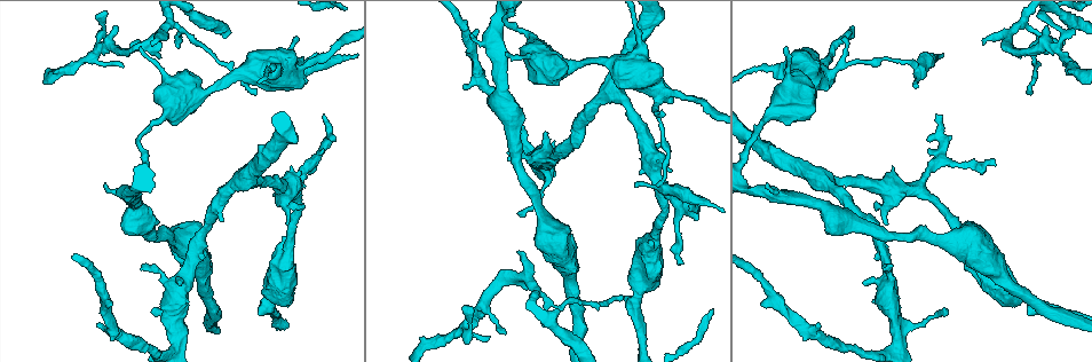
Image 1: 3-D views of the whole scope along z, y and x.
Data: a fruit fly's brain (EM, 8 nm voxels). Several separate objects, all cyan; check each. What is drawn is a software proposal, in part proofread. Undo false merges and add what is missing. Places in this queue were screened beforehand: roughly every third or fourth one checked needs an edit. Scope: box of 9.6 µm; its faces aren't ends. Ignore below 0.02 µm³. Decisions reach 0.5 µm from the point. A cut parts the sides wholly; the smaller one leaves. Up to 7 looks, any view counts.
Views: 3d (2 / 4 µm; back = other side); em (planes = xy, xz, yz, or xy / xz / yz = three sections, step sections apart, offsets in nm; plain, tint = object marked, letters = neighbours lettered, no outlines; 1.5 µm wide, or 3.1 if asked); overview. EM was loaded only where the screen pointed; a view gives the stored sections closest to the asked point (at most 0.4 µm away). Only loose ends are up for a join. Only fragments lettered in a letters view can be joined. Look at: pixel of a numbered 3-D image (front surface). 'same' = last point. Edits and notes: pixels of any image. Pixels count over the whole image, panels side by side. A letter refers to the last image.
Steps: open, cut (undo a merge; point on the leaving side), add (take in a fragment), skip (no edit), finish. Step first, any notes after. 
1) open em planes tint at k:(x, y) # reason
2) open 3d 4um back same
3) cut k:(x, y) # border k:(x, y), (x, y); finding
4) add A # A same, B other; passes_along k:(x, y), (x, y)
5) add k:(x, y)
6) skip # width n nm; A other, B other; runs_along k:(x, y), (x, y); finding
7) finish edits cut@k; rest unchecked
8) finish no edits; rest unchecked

open em xz step 4 tint at 1:(1058, 49) # arms part here

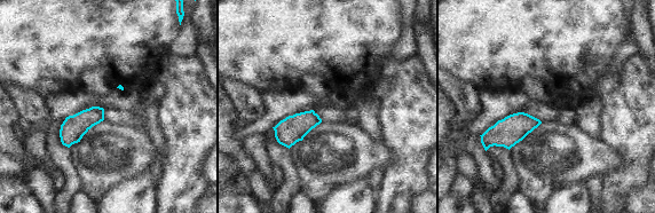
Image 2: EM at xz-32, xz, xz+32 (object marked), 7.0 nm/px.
open em planes letters same # cut it another way

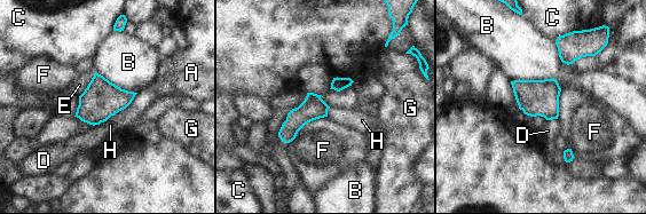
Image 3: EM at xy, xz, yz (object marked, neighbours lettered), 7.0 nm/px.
skip # A other, B other, C other, D other, E other, F other, G other, H other; border 3:(327, 116), (308, 121), (289, 143); one cell here

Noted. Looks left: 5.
open 3d 2um at 1:(255, 94)

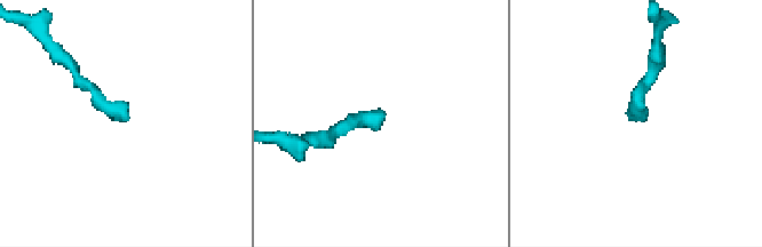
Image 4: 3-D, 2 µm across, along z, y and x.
open em xy step 4 letters at 4:(127, 117)

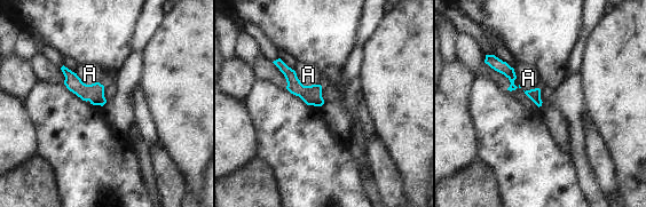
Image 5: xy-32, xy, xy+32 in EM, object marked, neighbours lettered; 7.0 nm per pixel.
open em planes letters same

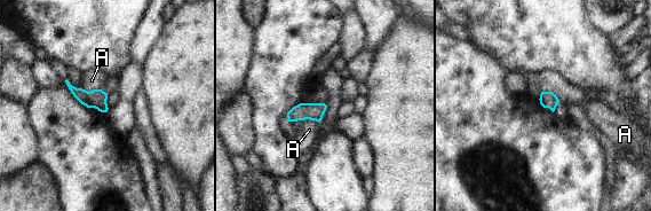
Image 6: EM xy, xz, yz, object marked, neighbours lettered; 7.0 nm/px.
skip # width 110 nm; A other; border 6:(542, 91), (550, 91), (560, 100); no lettered fragment goes on from it

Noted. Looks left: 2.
finish no edits; rest unchecked

